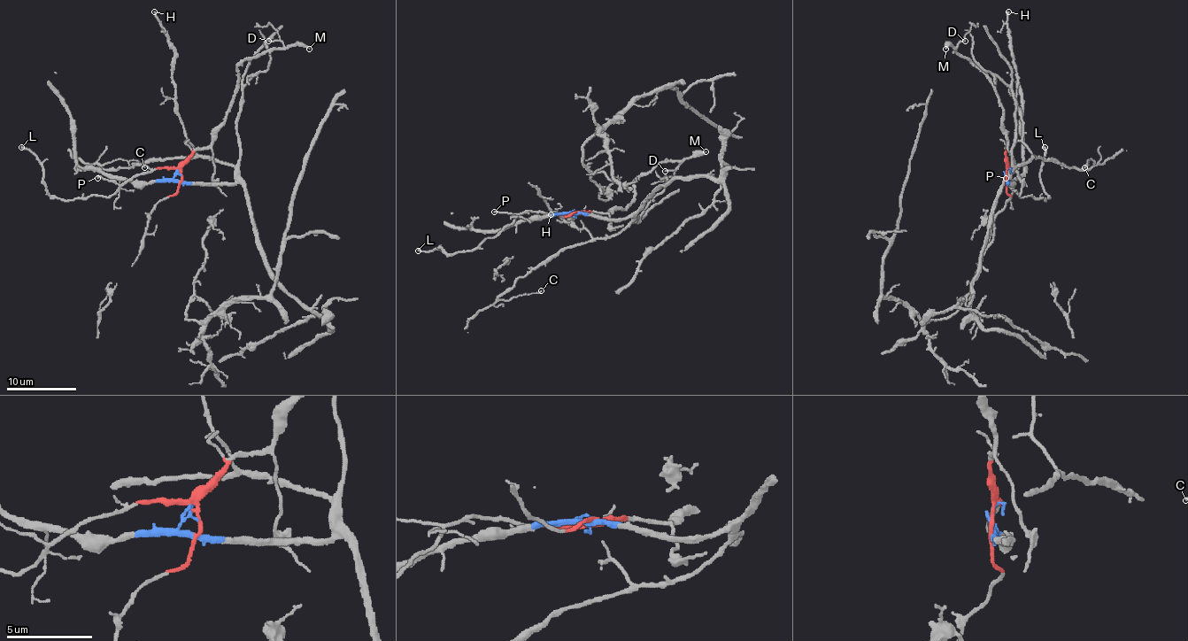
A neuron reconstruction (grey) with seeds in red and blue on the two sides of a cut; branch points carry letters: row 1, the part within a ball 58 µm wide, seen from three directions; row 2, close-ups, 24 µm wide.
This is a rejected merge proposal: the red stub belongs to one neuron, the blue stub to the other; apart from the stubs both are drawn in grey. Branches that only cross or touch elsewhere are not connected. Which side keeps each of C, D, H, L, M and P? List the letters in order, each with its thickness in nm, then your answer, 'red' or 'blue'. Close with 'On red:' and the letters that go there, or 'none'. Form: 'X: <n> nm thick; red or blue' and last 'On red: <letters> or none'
C: 100 nm thick; blue
D: 110 nm thick; red
H: 190 nm thick; blue
L: 190 nm thick; red
M: 240 nm thick; red
P: 120 nm thick; red
On red: D, L, M, P

